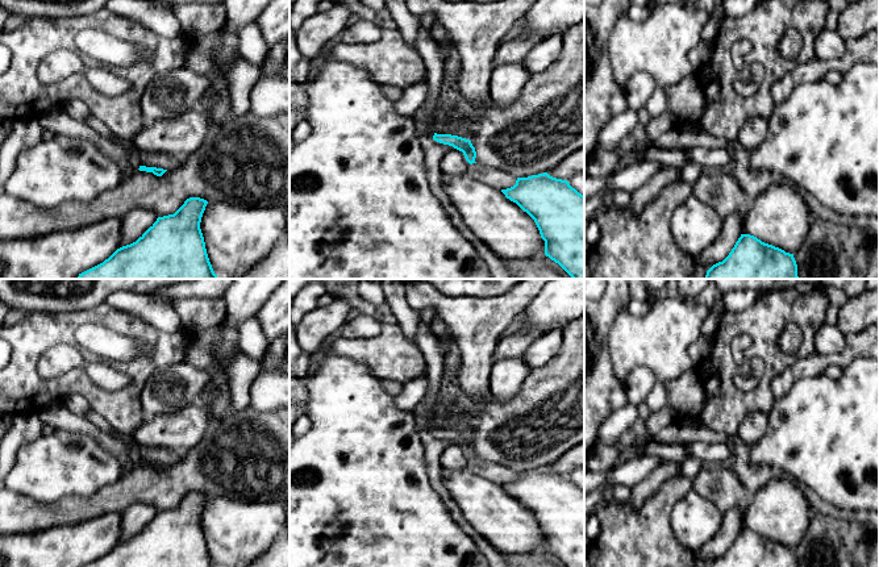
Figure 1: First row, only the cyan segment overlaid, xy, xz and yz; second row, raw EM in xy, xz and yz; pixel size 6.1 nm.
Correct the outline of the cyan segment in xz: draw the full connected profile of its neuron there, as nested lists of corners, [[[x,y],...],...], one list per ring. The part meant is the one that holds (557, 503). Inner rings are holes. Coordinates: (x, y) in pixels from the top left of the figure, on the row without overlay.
[[[547,467],[517,472],[513,481],[501,487],[534,514],[545,535],[546,551],[566,567],[584,567],[584,491],[582,488],[567,475],[553,472]]]

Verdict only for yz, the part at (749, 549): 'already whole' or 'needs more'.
already whole

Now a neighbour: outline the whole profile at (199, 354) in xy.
[[[220,326],[207,329],[195,335],[186,351],[184,362],[205,370],[213,360],[213,345],[220,338]]]

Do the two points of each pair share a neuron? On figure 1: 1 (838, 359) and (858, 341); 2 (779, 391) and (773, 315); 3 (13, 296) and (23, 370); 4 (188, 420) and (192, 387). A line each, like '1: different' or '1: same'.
1: same
2: different
3: different
4: different

